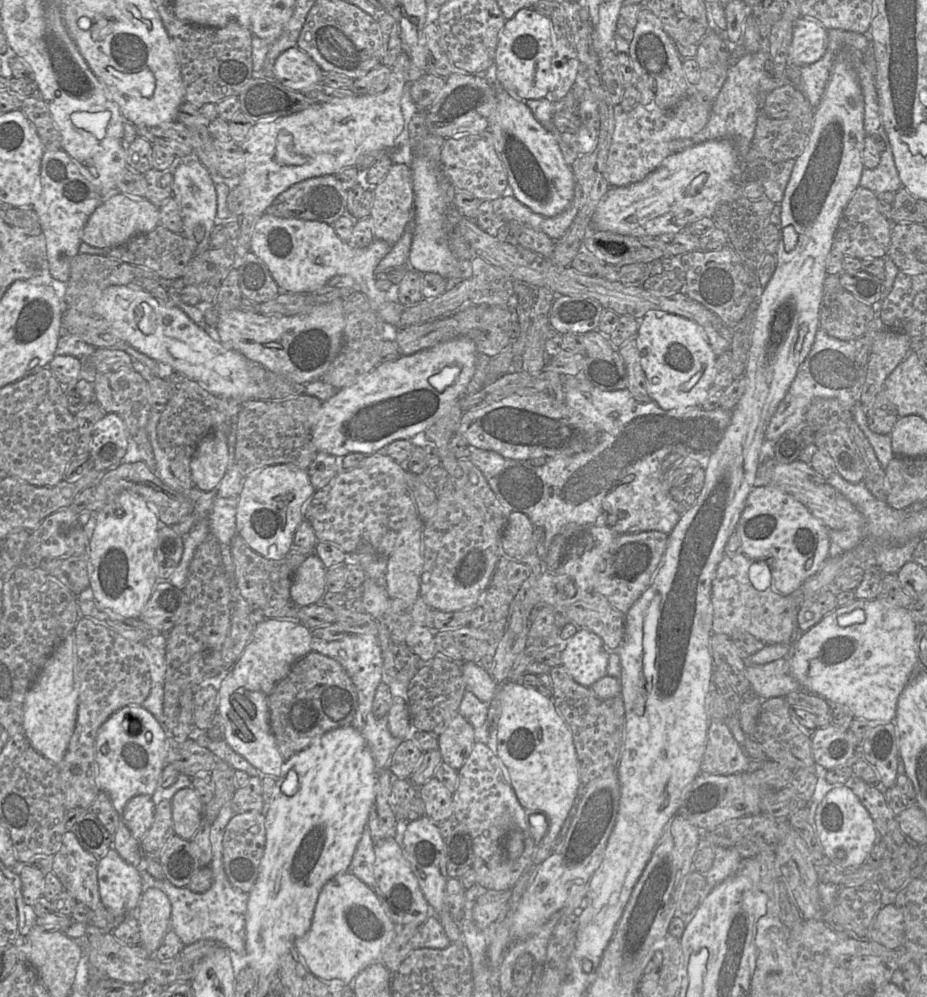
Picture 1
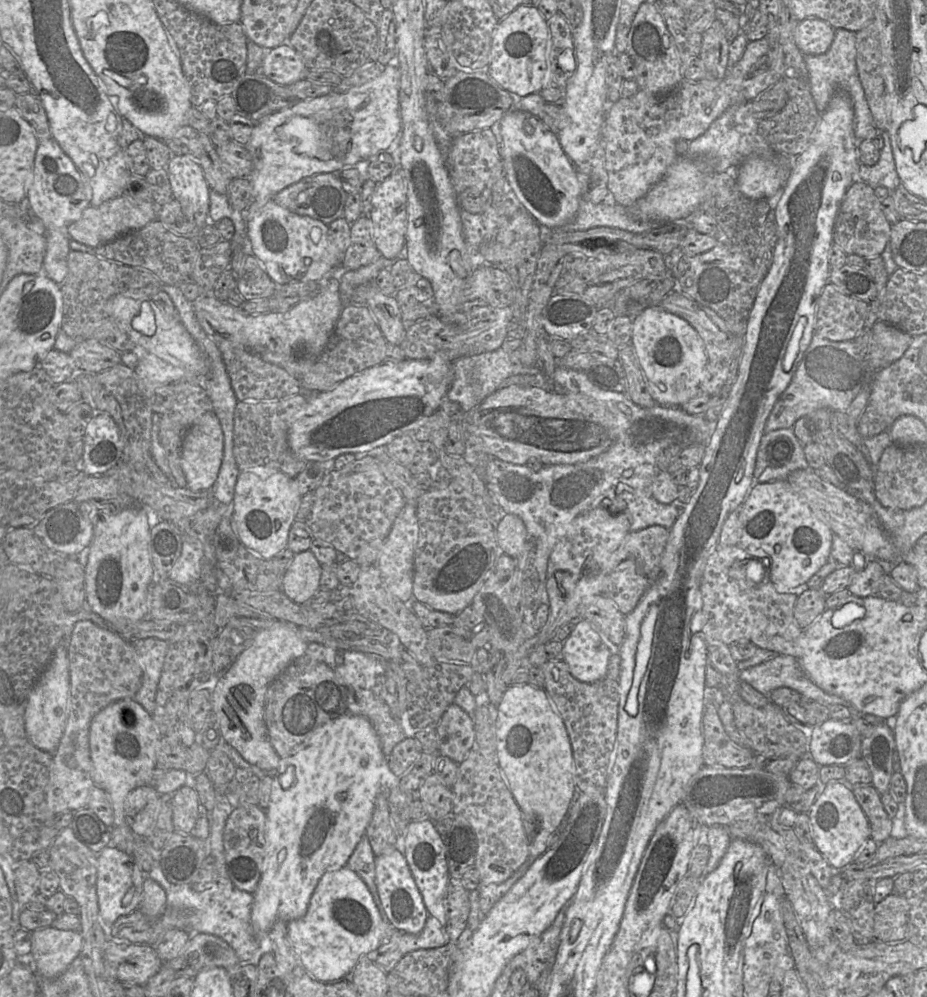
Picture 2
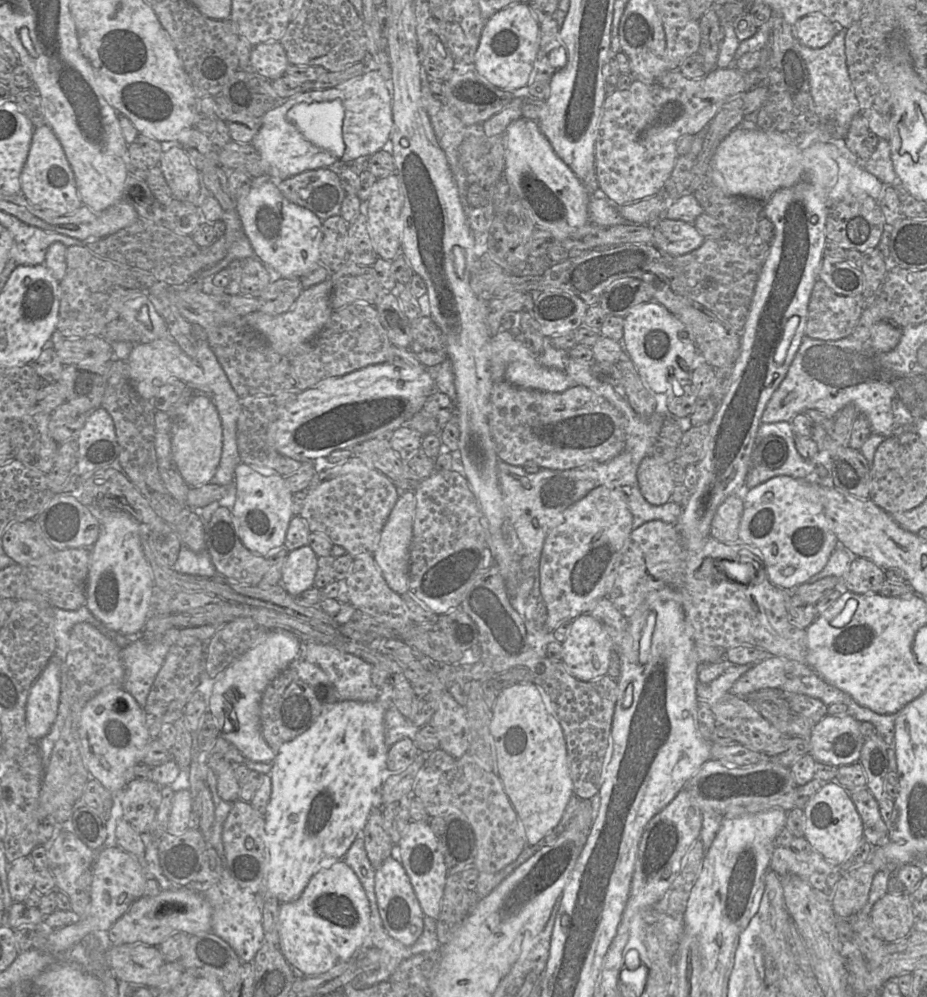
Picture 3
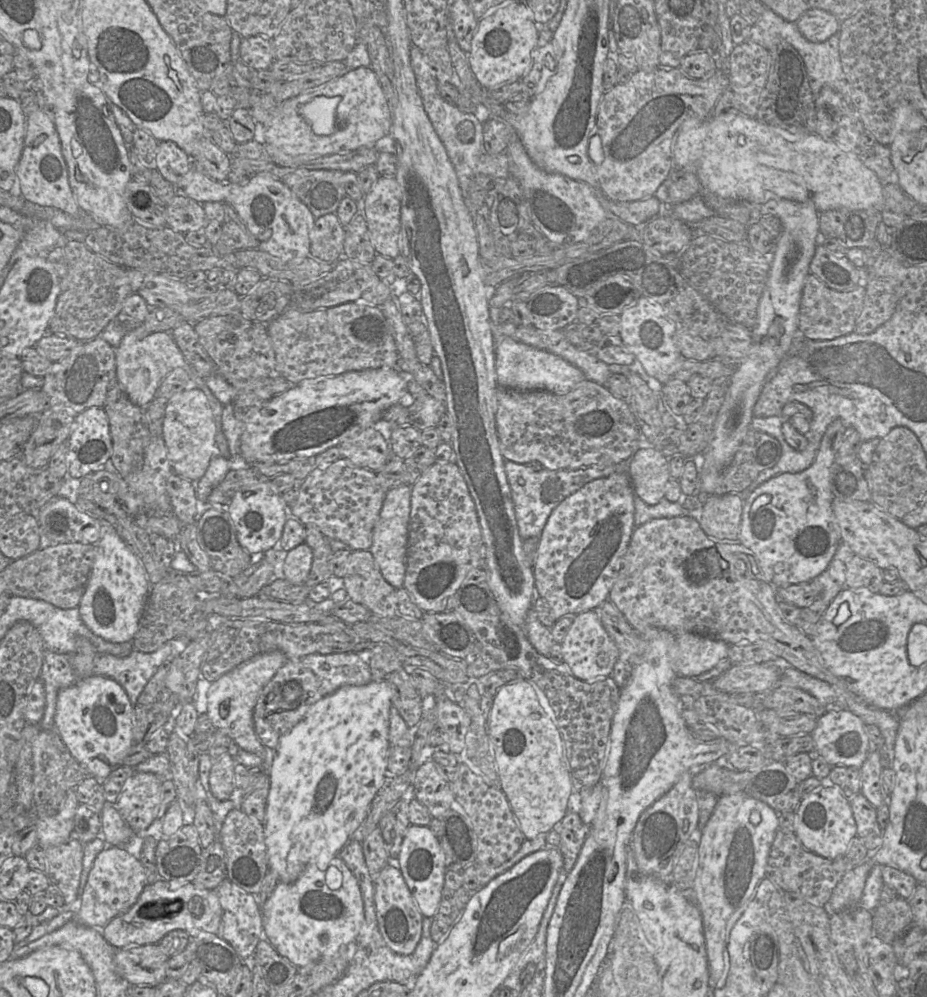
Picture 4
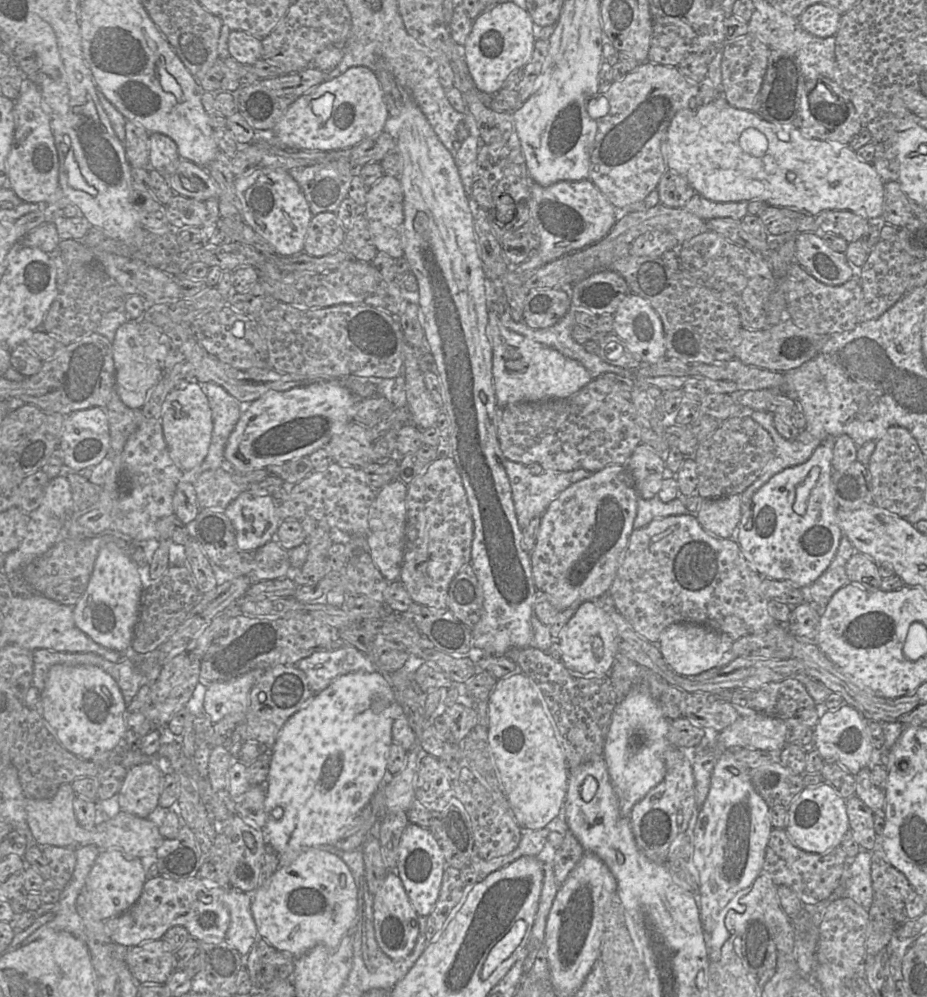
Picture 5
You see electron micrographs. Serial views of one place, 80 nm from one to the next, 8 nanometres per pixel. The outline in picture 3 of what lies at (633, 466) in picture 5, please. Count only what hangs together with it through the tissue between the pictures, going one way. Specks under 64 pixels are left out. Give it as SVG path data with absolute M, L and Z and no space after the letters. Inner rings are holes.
M652 454L640 462L637 480L643 497L653 505L668 502L675 485L669 465L665 461L658 461Z

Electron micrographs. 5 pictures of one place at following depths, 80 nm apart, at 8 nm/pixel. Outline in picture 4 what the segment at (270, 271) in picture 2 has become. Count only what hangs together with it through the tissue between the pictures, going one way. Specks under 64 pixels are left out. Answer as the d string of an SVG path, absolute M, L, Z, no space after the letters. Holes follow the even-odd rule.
M192 167L176 184L177 193L183 193L203 204L216 201L231 204L250 232L258 240L258 249L280 259L303 258L310 255L310 231L315 218L309 208L300 201L279 178L261 172L246 185L219 182L196 167Z

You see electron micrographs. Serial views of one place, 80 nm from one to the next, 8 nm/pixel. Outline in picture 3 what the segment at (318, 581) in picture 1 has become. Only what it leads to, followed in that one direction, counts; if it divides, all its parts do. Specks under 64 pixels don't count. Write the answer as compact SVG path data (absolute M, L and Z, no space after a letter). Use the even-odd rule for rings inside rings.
M309 545L289 551L282 568L281 584L291 596L312 588L318 566L318 556Z

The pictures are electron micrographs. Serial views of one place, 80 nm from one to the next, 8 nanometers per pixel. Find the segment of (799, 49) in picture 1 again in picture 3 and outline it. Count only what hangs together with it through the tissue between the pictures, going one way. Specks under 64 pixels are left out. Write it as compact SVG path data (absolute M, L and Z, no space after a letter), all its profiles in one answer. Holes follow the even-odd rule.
M816 12L804 16L795 24L795 37L804 46L819 49L829 44L840 29L844 28Z

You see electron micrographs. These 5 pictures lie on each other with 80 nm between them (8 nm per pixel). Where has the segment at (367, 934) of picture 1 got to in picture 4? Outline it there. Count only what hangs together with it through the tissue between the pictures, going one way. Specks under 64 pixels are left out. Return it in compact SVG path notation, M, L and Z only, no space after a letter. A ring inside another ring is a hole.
M339 855L316 857L296 881L278 882L261 913L264 938L300 970L333 959L341 946L355 941L364 920L360 887Z

